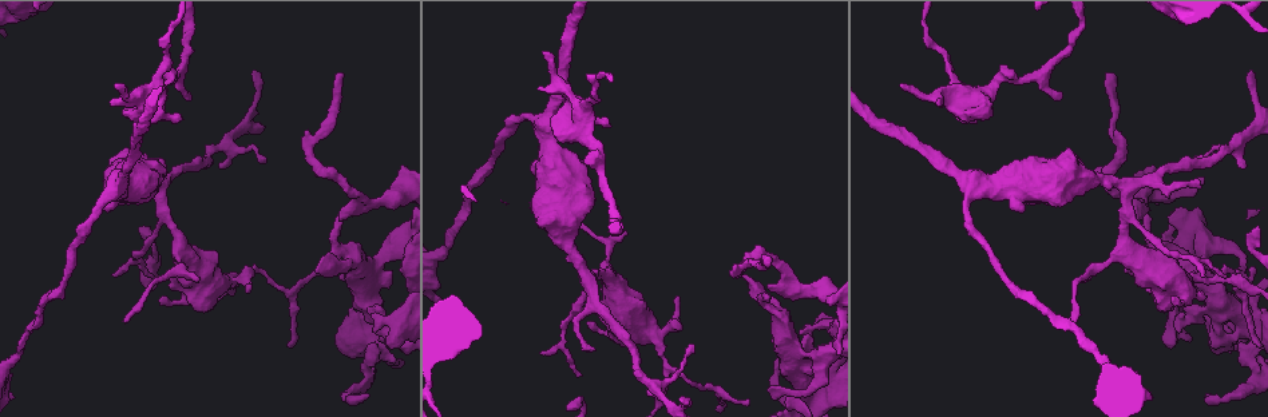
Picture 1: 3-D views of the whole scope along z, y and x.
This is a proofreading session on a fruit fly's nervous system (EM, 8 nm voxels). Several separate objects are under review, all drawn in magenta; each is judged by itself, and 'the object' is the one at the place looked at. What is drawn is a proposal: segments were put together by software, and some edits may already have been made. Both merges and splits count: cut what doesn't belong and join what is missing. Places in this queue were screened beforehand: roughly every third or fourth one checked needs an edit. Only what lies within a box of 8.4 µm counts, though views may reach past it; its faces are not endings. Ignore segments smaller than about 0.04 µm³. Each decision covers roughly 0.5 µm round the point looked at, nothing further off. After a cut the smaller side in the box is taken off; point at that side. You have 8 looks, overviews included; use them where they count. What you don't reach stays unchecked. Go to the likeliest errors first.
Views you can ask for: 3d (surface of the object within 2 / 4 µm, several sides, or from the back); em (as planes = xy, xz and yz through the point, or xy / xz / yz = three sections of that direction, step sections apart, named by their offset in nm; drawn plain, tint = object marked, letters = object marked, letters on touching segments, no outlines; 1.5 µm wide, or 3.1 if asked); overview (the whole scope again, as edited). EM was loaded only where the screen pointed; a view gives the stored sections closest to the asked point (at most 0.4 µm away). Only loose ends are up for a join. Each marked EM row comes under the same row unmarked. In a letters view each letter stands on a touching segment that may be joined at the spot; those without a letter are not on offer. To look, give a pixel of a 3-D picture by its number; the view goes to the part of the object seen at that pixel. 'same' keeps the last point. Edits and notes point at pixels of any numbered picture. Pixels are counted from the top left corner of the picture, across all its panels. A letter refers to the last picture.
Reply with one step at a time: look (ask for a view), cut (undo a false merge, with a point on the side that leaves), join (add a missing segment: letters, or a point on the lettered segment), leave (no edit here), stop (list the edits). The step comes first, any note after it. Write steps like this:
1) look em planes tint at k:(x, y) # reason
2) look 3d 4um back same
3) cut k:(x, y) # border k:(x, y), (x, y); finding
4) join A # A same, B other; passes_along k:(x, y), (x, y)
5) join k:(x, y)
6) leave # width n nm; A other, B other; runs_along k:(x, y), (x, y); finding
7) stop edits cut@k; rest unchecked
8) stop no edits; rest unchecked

look 3d 4um at 1:(607, 127) # branch stops here

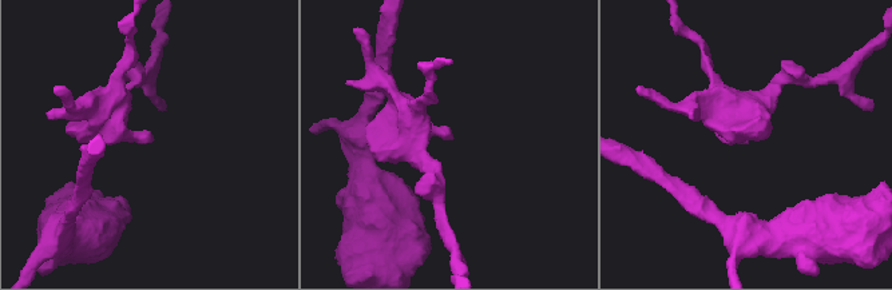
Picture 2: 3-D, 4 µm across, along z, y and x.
look em xy step 4 tint at 2:(747, 141) # need the tissue

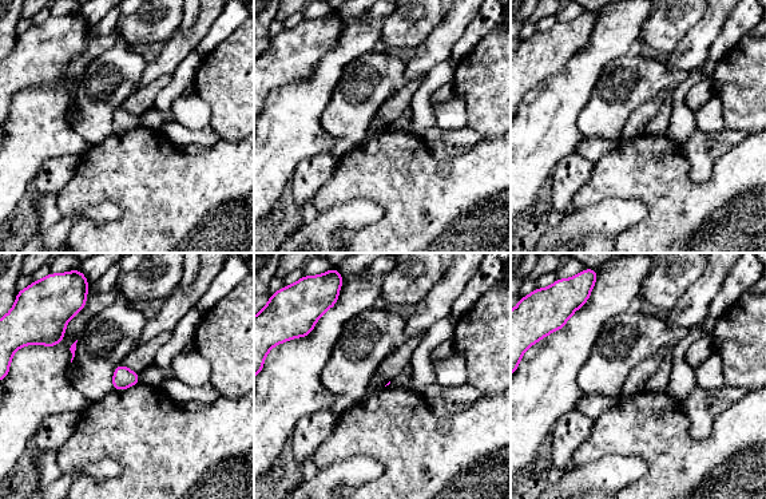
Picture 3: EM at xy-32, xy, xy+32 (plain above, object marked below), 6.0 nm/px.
look em planes letters same # another direction

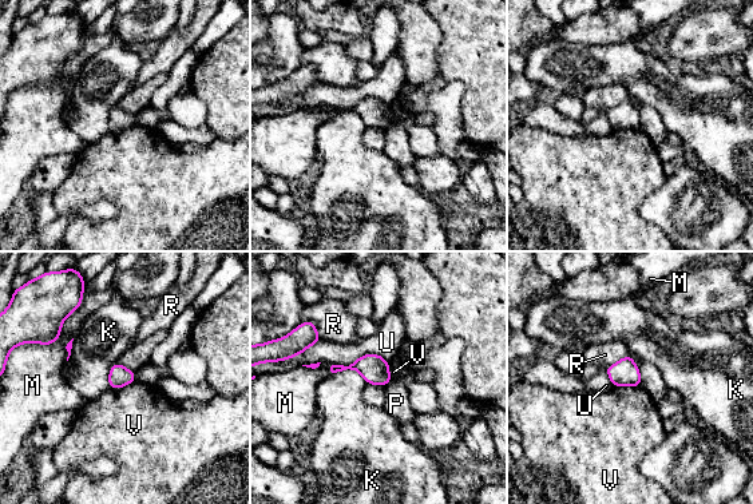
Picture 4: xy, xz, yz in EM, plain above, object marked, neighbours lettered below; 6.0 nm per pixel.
leave # K other, M other, P other, R other, U other, V other; border 4:(613, 385), (639, 387); no lettered segment goes on from it

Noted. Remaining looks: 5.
look 3d 4um at 1:(1202, 276)

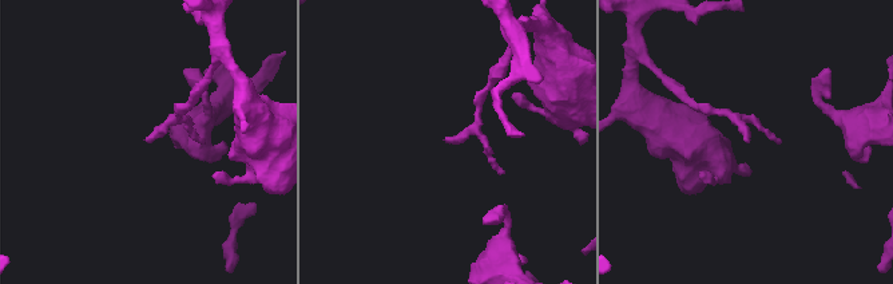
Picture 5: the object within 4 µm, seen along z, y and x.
look em planes letters at 5:(450, 141) # shape alone is not enough

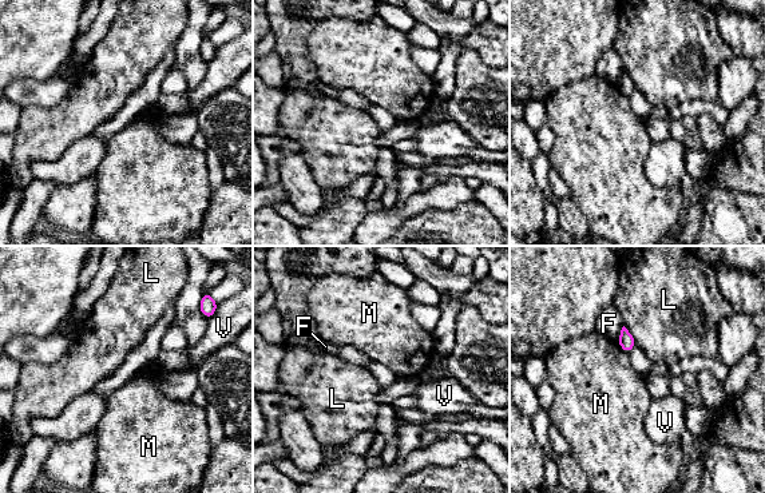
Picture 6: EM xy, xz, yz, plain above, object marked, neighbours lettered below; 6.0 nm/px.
leave # longest_contact L 150 nm; F other, L other, M other, V other; none of them fits

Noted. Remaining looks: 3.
look 3d 2um back at 1:(680, 297)

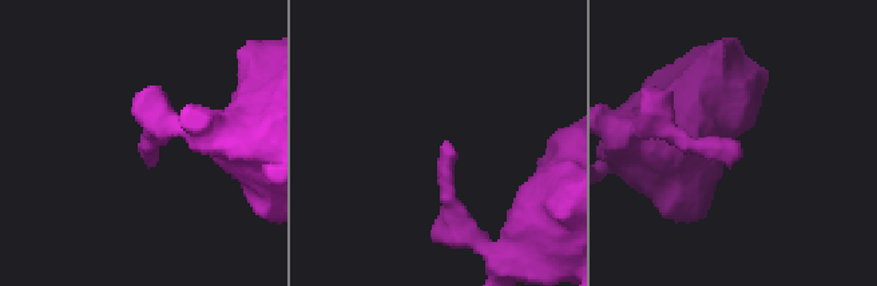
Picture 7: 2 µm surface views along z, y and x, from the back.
look em xz step 4 tint at 7:(738, 153)

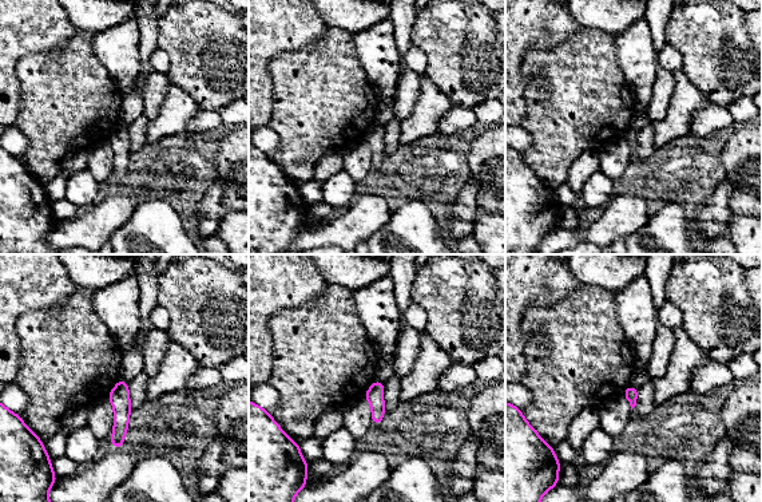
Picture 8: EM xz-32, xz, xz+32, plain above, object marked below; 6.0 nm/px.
look em planes letters same # another direction

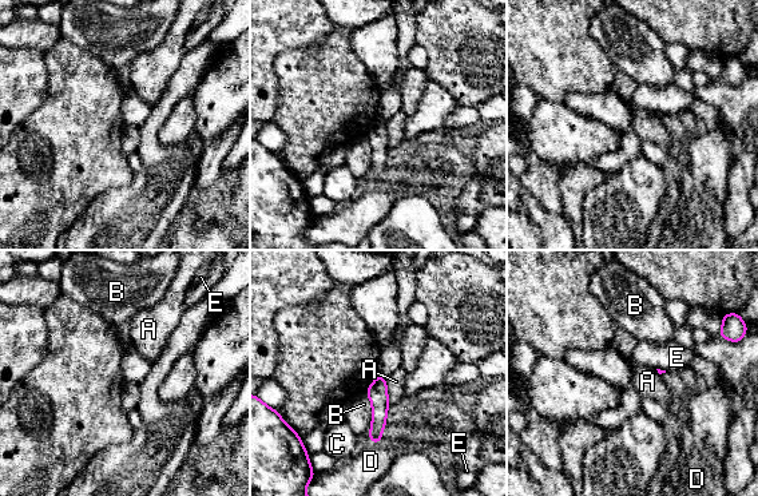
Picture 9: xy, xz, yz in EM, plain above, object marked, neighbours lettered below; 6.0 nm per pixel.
leave # A other, B other, C other, D other, E other; runs_along 9:(380, 379), (378, 424), (374, 439); none of them fits

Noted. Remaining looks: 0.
stop no edits; rest unchecked

